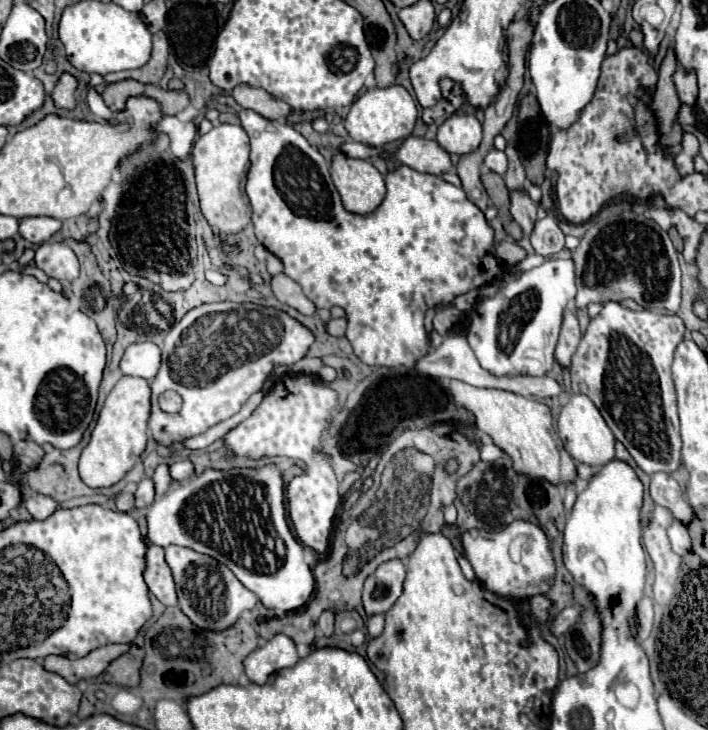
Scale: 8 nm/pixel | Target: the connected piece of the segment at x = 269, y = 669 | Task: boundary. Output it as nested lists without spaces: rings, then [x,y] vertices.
[[[275,634],[265,646],[253,650],[245,660],[245,672],[251,682],[265,684],[269,676],[281,668],[291,668],[299,660],[295,642],[285,634]]]

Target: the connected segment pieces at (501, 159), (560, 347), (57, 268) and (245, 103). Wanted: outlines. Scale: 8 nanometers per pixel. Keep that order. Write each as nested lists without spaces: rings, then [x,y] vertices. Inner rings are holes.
[[[491,148],[489,152],[487,152],[487,156],[485,156],[485,166],[489,168],[489,170],[493,170],[493,172],[497,172],[497,174],[505,174],[505,170],[507,170],[507,156],[505,156],[505,152],[501,152],[501,150],[495,150],[495,148]]]
[[[565,308],[561,334],[559,334],[559,342],[555,348],[555,358],[561,366],[569,366],[571,356],[575,354],[575,348],[579,346],[579,340],[581,340],[581,330],[579,330],[577,316],[571,308]]]
[[[43,242],[41,248],[35,250],[35,264],[41,268],[47,276],[63,280],[75,280],[79,274],[79,262],[71,248],[67,248],[65,242]],[[57,246],[57,248],[47,248]]]
[[[239,84],[231,90],[231,96],[241,108],[251,108],[257,114],[269,118],[269,120],[279,120],[289,114],[289,106],[283,100],[273,98],[269,92],[263,88],[253,88],[249,84]]]

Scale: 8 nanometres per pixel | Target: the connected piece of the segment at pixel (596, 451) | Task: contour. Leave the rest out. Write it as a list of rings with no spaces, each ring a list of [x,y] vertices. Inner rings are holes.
[[[573,394],[567,404],[561,408],[559,414],[559,438],[563,440],[565,450],[583,464],[589,466],[603,466],[607,464],[607,460],[615,458],[615,438],[613,432],[609,430],[607,422],[603,420],[601,412],[597,410],[597,406],[591,402],[589,396],[585,394]]]

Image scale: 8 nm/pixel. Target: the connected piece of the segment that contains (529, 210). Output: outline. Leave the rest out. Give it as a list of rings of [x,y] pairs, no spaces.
[[[527,188],[511,190],[511,216],[517,220],[517,224],[523,228],[523,232],[531,232],[531,224],[537,220],[537,206],[529,198]]]

